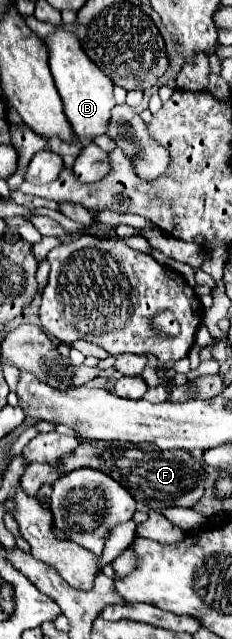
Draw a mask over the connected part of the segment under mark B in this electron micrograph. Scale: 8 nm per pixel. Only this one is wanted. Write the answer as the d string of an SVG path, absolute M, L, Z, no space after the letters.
M63 28L57 29L47 41L50 49L50 69L56 81L56 89L64 101L64 113L72 127L72 133L80 139L94 139L106 133L106 125L110 121L110 111L116 105L112 97L112 81L92 65L92 61L82 51L76 35Z

